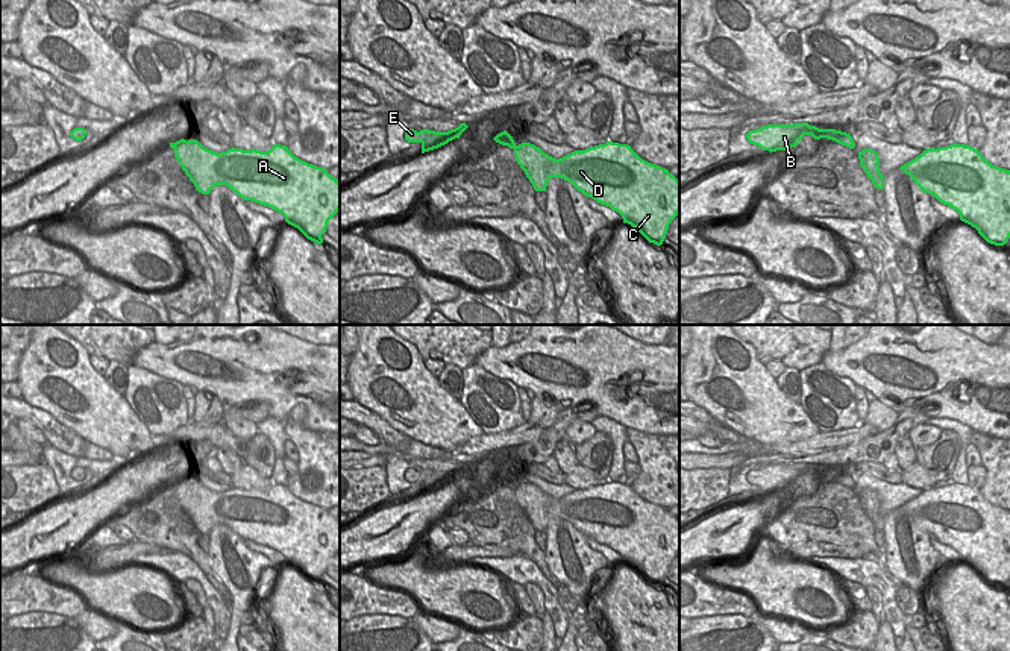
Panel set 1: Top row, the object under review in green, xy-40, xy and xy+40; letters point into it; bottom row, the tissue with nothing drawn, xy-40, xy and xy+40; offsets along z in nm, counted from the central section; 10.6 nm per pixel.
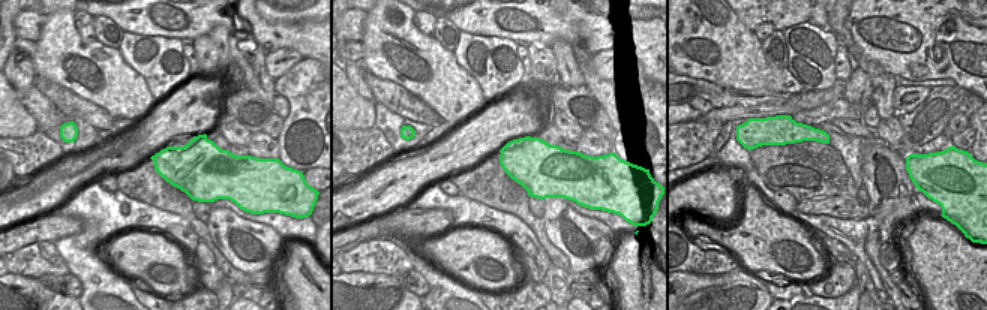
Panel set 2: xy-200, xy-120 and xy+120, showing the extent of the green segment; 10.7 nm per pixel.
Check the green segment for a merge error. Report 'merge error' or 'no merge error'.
no merge error

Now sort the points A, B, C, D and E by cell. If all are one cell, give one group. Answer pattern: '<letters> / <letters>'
A B C D E

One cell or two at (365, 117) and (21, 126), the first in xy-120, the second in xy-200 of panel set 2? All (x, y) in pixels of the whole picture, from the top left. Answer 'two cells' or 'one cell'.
one cell

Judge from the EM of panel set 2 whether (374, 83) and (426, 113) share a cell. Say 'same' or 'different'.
same

